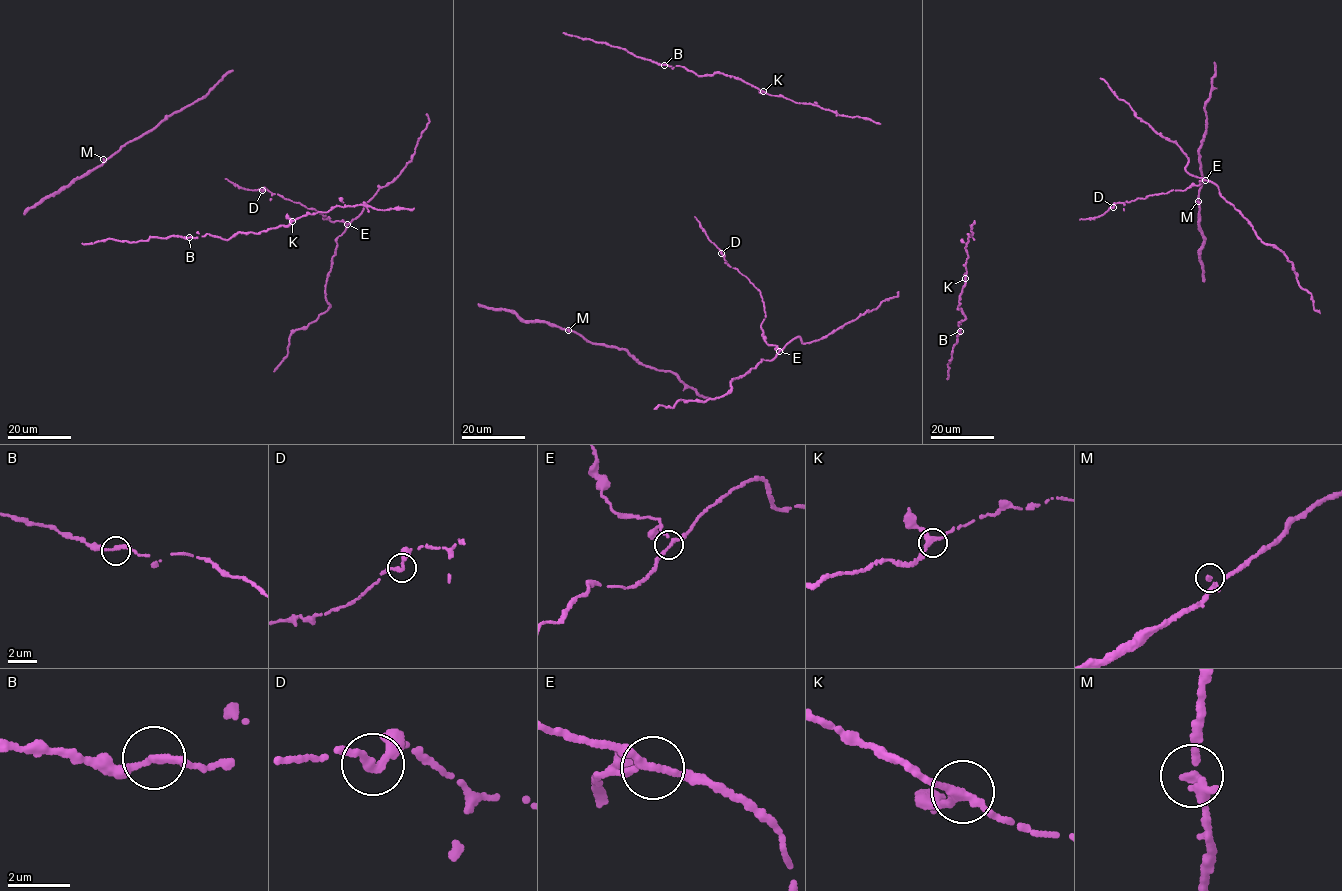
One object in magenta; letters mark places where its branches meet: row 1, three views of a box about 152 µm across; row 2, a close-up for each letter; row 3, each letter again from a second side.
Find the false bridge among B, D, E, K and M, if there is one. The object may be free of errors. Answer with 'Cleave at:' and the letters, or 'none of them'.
Cleave at: none of them

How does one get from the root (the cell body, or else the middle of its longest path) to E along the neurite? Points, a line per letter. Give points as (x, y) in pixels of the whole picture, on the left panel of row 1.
E: (268, 189), (308, 209), (314, 208), (325, 215), (324, 219), (347, 224)

